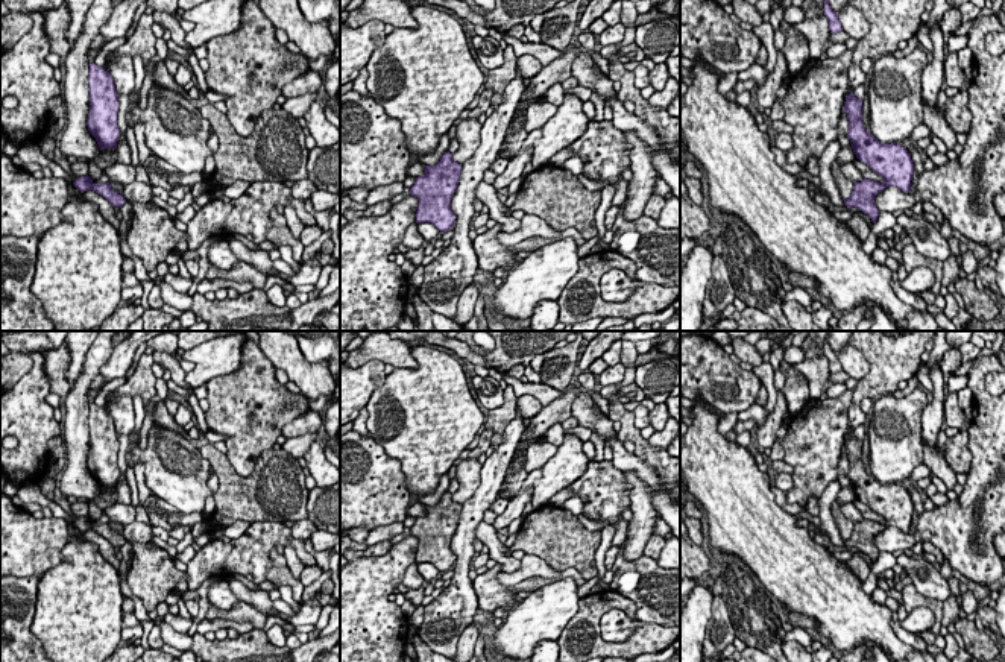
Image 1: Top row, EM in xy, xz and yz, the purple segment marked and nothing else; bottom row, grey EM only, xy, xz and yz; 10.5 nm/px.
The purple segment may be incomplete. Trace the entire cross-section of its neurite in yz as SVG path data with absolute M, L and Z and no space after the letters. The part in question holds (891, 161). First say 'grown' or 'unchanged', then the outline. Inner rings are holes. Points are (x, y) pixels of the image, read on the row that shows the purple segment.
unchanged; M853 91L847 96L843 109L847 114L847 137L852 141L856 158L885 181L881 184L864 178L853 185L853 191L844 200L844 205L847 208L858 208L876 223L881 211L874 205L874 197L887 187L896 187L908 194L911 191L914 164L905 147L896 143L882 144L865 131L862 123L862 99L856 99Z

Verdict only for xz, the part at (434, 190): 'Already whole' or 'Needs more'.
Already whole

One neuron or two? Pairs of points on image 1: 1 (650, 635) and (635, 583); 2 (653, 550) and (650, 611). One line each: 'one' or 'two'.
1: two
2: two

